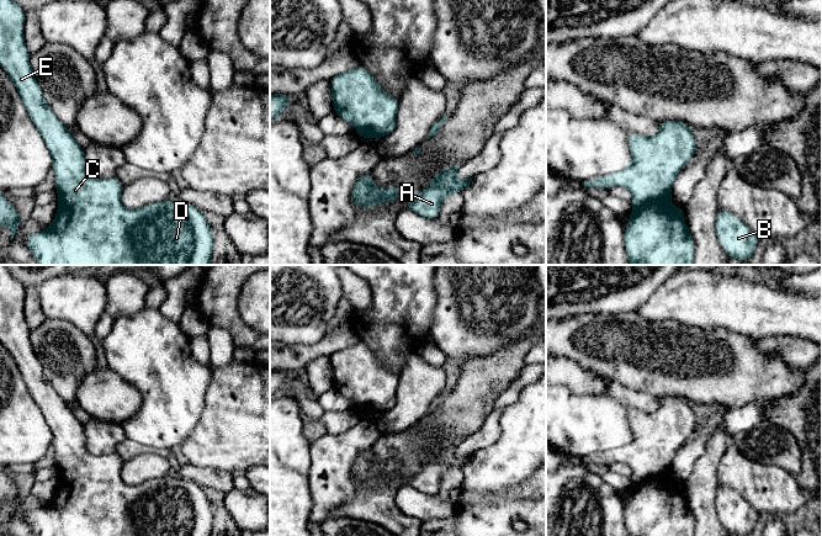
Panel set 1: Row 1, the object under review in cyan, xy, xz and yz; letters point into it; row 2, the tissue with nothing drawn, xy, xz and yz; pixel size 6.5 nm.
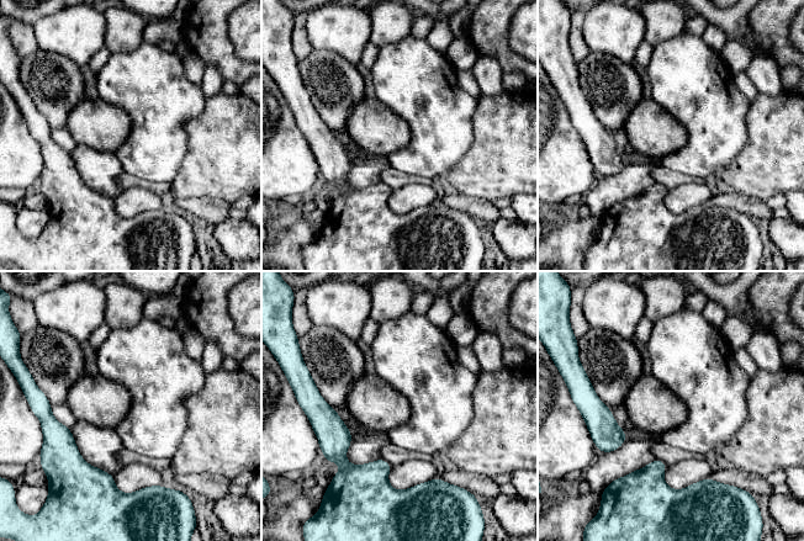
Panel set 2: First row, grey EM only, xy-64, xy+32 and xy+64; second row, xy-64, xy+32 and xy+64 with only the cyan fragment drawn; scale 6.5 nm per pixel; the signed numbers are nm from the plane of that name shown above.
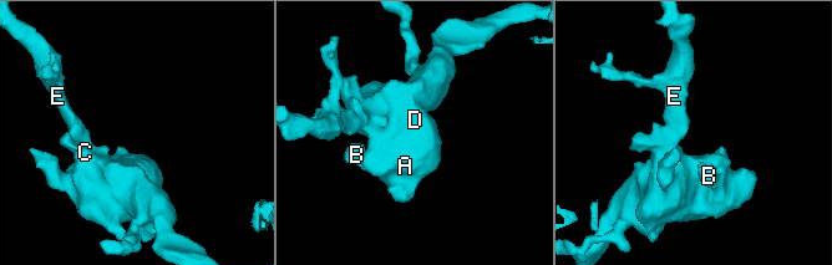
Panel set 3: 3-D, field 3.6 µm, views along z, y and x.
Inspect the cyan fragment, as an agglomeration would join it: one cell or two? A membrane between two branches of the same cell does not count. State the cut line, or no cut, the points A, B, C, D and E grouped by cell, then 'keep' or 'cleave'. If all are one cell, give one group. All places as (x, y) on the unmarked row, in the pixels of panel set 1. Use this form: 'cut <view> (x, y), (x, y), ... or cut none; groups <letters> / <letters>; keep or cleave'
cut none; groups A B C D E; keep

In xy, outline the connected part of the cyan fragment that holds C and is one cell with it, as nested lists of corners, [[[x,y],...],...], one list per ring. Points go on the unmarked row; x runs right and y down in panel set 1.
[[[0,265],[0,343],[15,360],[28,392],[41,409],[52,434],[55,468],[59,471],[54,497],[42,508],[25,513],[25,520],[35,536],[211,536],[214,513],[205,488],[182,477],[170,474],[152,478],[137,485],[128,485],[121,477],[123,460],[117,453],[94,456],[85,449],[84,424],[74,415],[70,405],[54,391],[43,373],[36,356],[30,328],[25,320],[25,286],[9,271],[7,265]]]

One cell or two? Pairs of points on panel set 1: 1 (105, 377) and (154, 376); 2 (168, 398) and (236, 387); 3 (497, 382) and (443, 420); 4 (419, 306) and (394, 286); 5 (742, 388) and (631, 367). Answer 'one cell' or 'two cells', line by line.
1: two cells
2: two cells
3: one cell
4: one cell
5: one cell

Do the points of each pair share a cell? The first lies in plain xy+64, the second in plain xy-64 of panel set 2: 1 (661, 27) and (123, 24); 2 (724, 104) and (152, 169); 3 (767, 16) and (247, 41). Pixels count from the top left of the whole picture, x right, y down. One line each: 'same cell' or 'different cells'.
1: same cell
2: same cell
3: different cells

